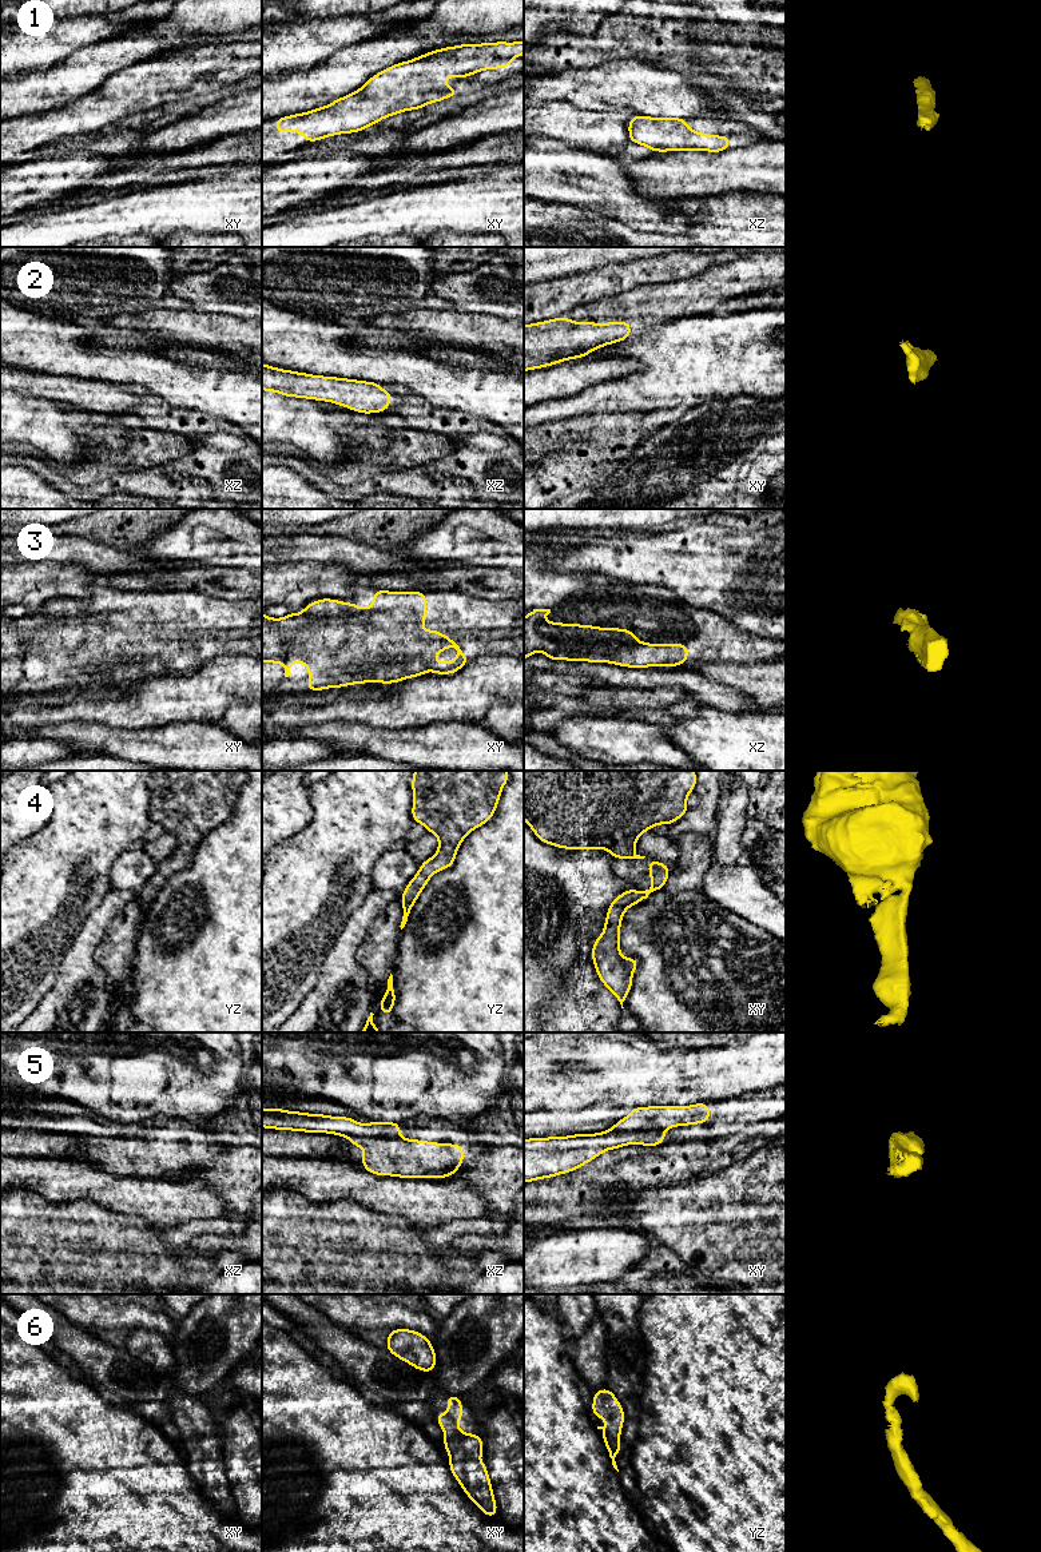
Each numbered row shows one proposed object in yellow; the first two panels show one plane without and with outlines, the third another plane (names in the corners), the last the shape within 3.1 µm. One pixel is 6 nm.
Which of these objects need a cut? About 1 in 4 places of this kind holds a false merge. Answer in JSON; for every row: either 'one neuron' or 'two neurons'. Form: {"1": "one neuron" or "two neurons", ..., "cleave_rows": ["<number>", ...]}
{"1": "one neuron", "2": "one neuron", "3": "one neuron", "4": "one neuron", "5": "one neuron", "6": "one neuron", "cleave_rows": []}

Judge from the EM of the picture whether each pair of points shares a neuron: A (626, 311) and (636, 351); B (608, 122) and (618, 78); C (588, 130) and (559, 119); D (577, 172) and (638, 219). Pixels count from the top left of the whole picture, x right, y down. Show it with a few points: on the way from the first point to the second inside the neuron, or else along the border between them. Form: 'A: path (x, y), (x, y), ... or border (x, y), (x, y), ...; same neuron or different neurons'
A: border (662, 323), (603, 347); different neurons
B: border (580, 108), (630, 110), (635, 114); different neurons
C: path (581, 128), (565, 123); same neuron
D: path (592, 187), (596, 191), (608, 191), (623, 205); same neuron

